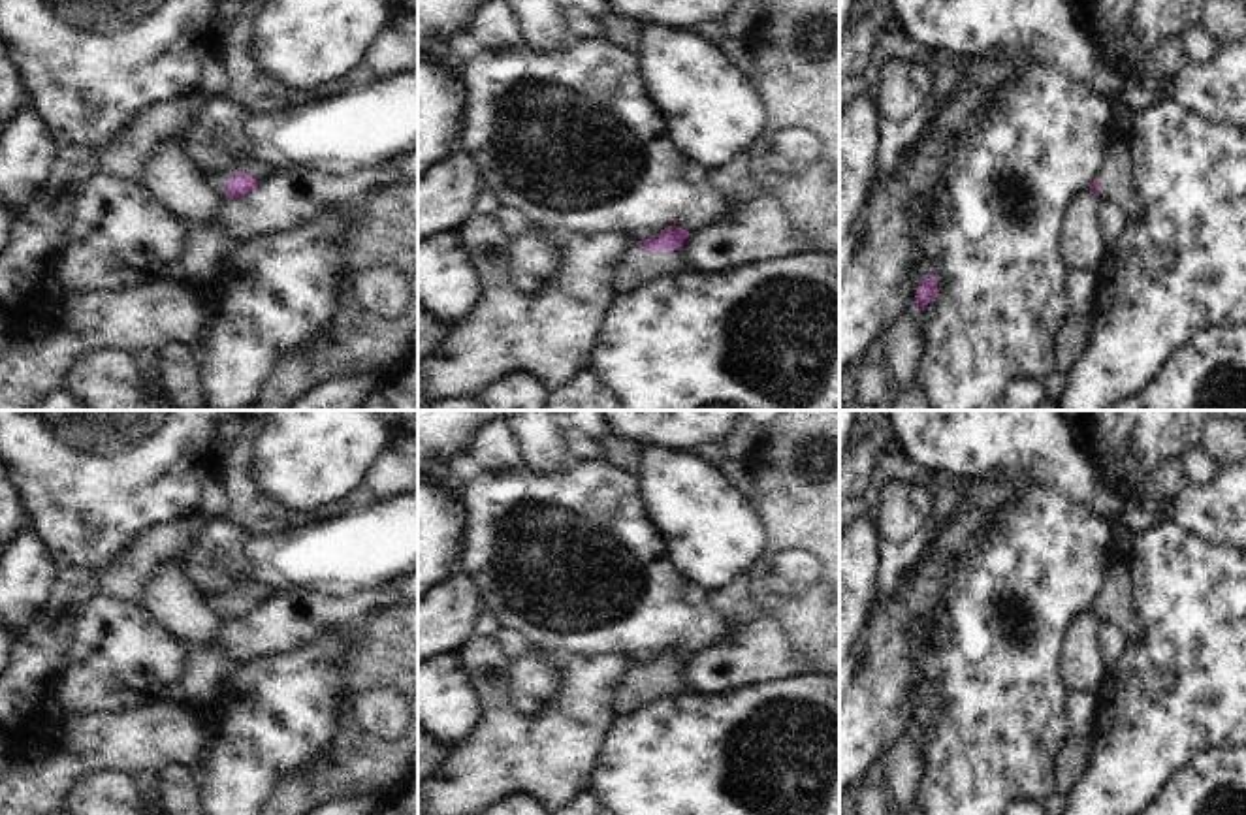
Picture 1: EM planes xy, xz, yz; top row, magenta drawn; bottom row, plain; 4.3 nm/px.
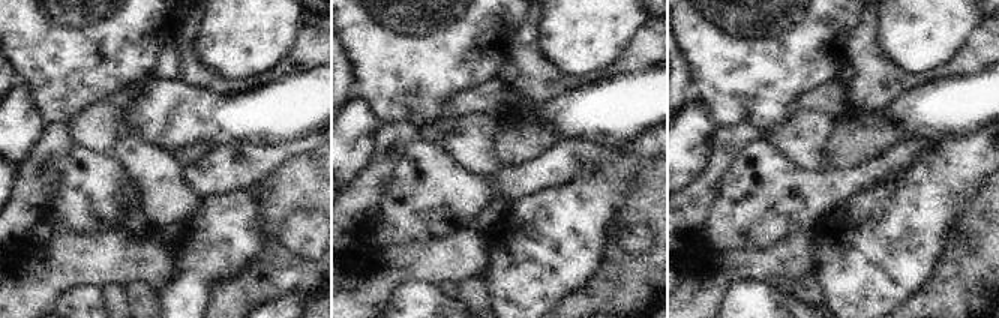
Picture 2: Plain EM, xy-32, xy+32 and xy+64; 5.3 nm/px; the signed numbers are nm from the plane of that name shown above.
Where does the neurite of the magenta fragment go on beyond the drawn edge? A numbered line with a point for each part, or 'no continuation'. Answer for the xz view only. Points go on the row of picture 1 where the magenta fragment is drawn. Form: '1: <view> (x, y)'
1: xz (638, 266)

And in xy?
1: xy (258, 170)

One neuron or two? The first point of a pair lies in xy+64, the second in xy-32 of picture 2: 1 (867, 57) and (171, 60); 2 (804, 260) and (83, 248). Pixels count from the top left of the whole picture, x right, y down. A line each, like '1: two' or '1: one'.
1: two
2: one

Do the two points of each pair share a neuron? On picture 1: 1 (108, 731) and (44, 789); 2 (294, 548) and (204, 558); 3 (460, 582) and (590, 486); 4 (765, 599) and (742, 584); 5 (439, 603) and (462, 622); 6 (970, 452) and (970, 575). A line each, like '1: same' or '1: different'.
1: same
2: same
3: different
4: different
5: same
6: different

